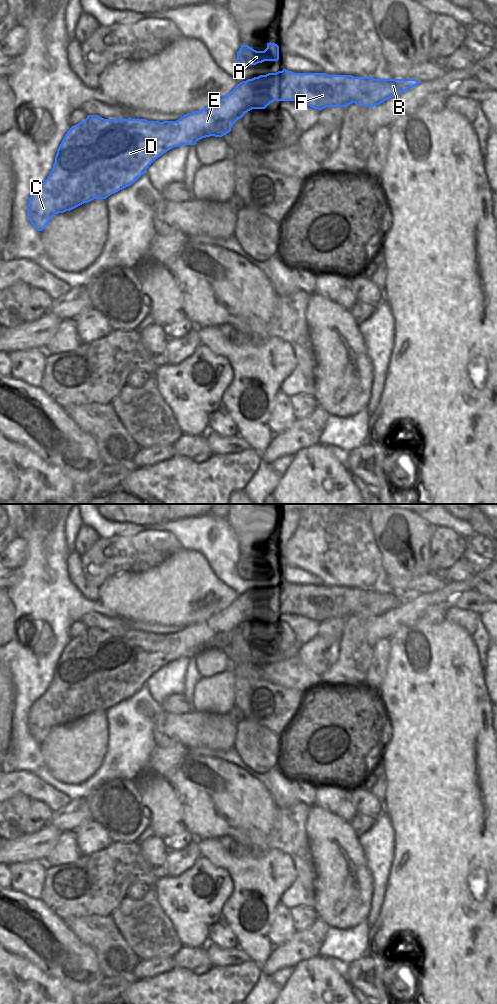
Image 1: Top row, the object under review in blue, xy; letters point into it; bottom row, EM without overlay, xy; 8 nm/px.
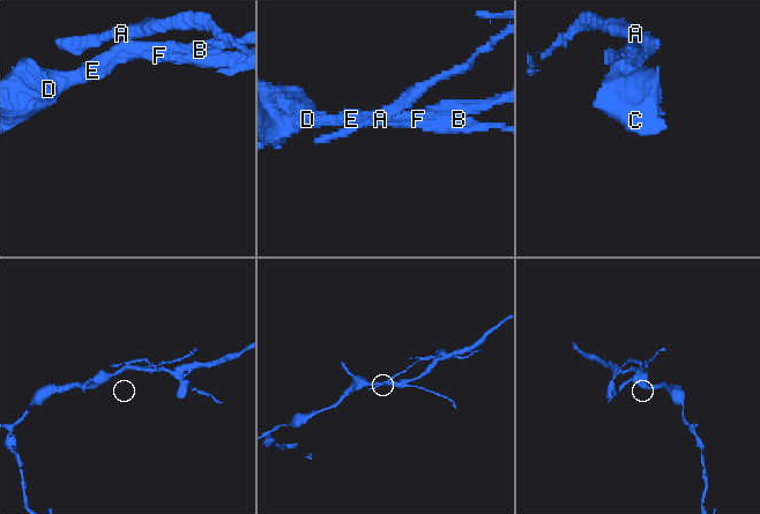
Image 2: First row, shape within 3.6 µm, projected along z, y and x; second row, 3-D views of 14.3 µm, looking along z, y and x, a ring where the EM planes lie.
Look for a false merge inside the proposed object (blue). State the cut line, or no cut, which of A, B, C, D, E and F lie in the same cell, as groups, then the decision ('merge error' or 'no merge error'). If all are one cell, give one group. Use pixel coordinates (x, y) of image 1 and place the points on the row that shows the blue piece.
cut xy (369, 77), (366, 89), (357, 94), (354, 102); groups A C D E F / B; merge error

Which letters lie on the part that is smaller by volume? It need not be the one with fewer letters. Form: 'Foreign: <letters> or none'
Foreign: B

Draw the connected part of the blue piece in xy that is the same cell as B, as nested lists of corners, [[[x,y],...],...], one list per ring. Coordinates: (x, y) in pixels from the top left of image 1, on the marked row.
[[[369,77],[367,90],[357,94],[355,104],[374,107],[419,83],[416,79],[374,79]]]

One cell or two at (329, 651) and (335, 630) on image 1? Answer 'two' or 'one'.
two

